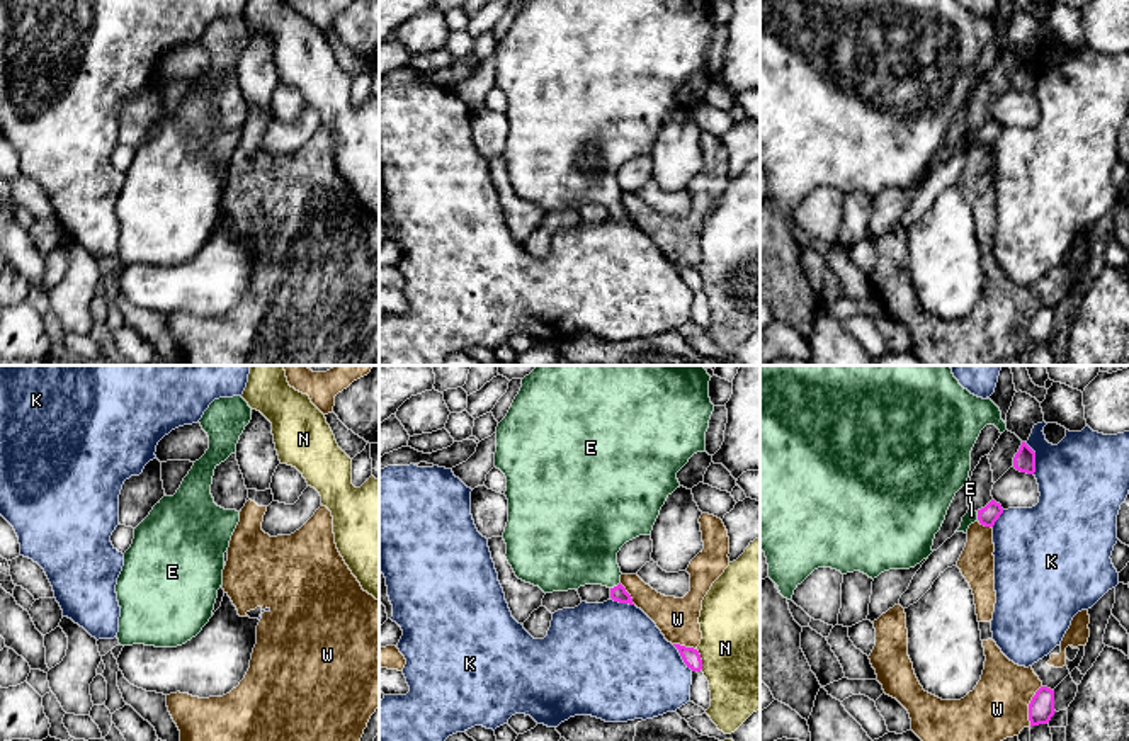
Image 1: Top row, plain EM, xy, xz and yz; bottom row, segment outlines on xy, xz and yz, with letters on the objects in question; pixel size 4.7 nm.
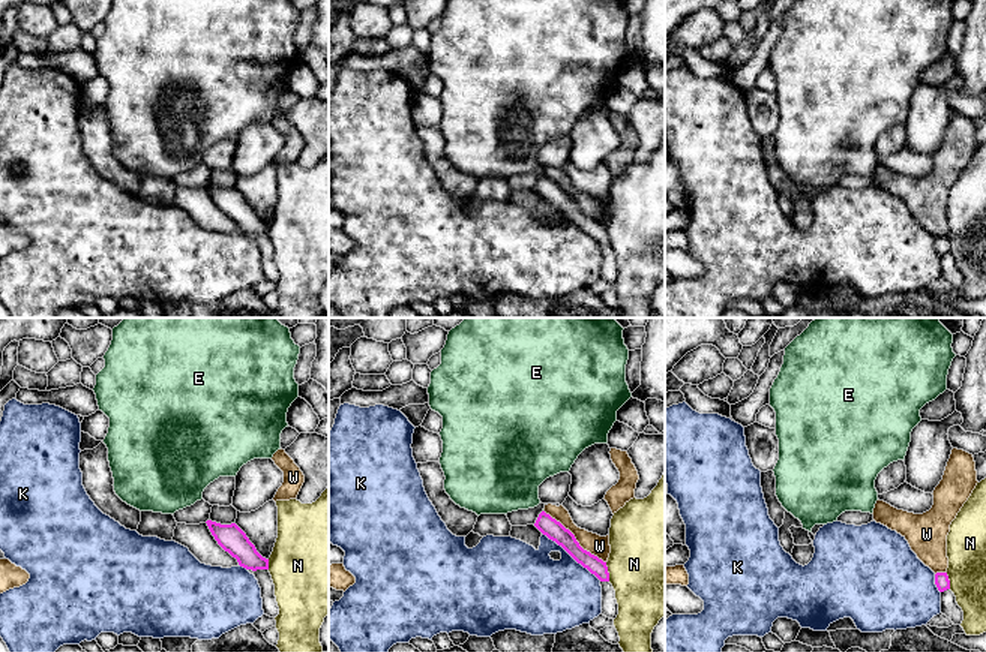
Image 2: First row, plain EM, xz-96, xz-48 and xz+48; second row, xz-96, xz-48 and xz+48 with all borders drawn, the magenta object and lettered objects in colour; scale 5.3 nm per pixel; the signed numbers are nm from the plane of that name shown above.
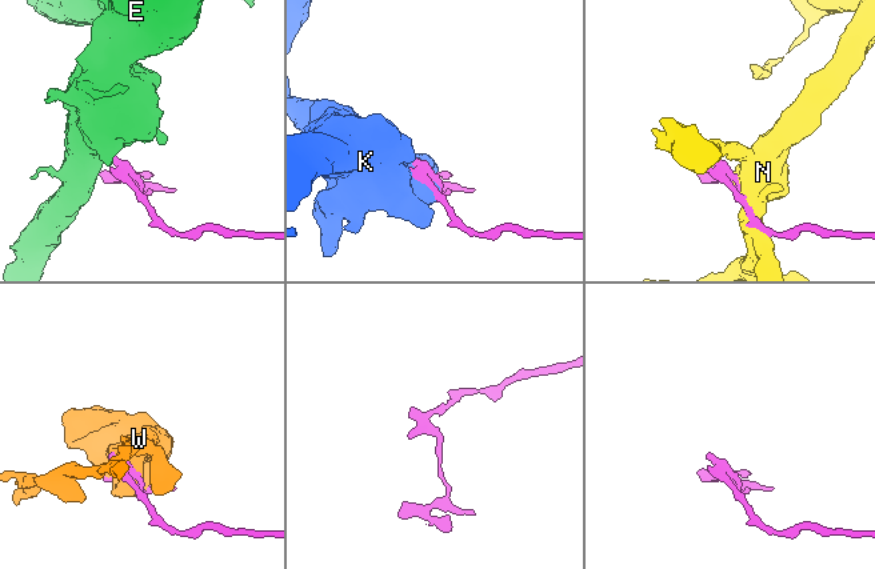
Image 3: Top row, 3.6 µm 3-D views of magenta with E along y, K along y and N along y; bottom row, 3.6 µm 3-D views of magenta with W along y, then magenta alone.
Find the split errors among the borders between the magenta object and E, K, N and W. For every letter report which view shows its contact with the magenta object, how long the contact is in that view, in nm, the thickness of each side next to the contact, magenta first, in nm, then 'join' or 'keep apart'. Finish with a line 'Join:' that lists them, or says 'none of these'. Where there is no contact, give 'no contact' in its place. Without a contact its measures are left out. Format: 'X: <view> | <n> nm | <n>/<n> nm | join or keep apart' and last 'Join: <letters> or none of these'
E: xz | 60 nm | 80/360 nm | join
K: yz | 160 nm | 110/420 nm | keep apart
N: xz | 110 nm | 90/500 nm | keep apart
W: yz | 200 nm | 120/280 nm | keep apart
Join: E

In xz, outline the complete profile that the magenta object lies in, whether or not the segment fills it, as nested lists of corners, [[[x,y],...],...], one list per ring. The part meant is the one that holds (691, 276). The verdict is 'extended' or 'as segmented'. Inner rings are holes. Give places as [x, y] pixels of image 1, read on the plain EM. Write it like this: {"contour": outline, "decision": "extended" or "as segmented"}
{"contour": [[[673,263],[673,265],[678,269],[678,272],[682,275],[684,282],[687,284],[687,287],[690,287],[692,291],[702,289],[702,279],[701,279],[701,274],[699,274],[697,269],[685,267],[685,265],[680,265],[680,263]]], "decision": "as segmented"}

